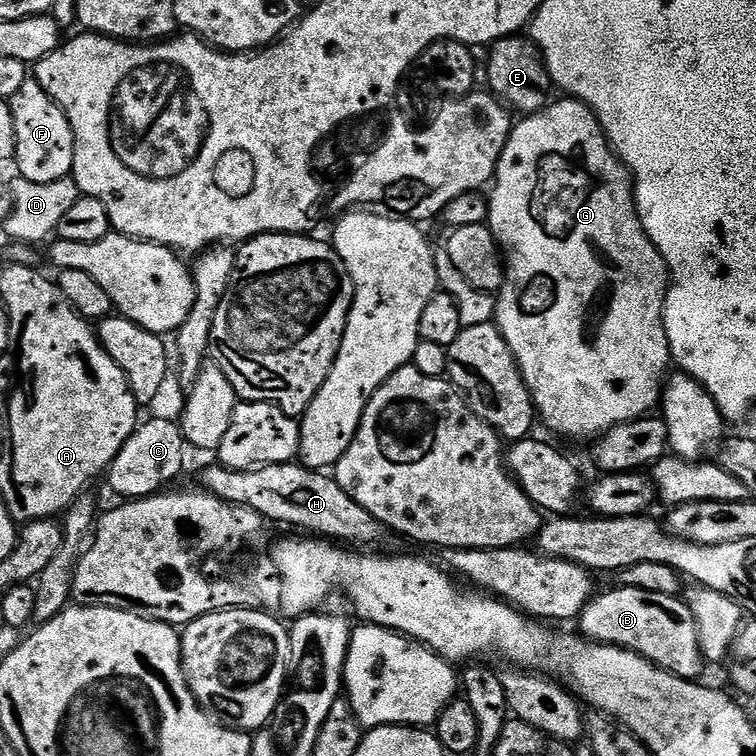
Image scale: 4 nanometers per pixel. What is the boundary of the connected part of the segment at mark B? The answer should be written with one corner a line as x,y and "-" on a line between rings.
616,586
613,592
593,595
578,617
579,624
579,631
587,639
595,640
597,644
612,644
615,648
629,648
683,680
695,681
699,677
696,675
706,668
700,653
696,619
680,596

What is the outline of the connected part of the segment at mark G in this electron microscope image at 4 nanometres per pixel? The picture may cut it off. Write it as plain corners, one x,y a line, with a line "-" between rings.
560,98
549,103
541,112
534,112
523,117
524,120
513,127
508,135
506,146
500,155
496,167
492,194
488,200
488,217
486,224
492,229
496,243
506,257
504,284
496,296
496,315
494,323
499,328
502,338
510,346
514,358
520,367
522,378
530,390
532,400
542,424
560,436
569,436
572,440
595,441
614,426
649,415
659,405
670,365
673,363
670,342
666,338
664,325
664,299
668,293
668,267
662,254
654,246
652,239
640,221
636,209
636,193
627,166
612,151
612,145
604,136
602,126
591,108
580,100

